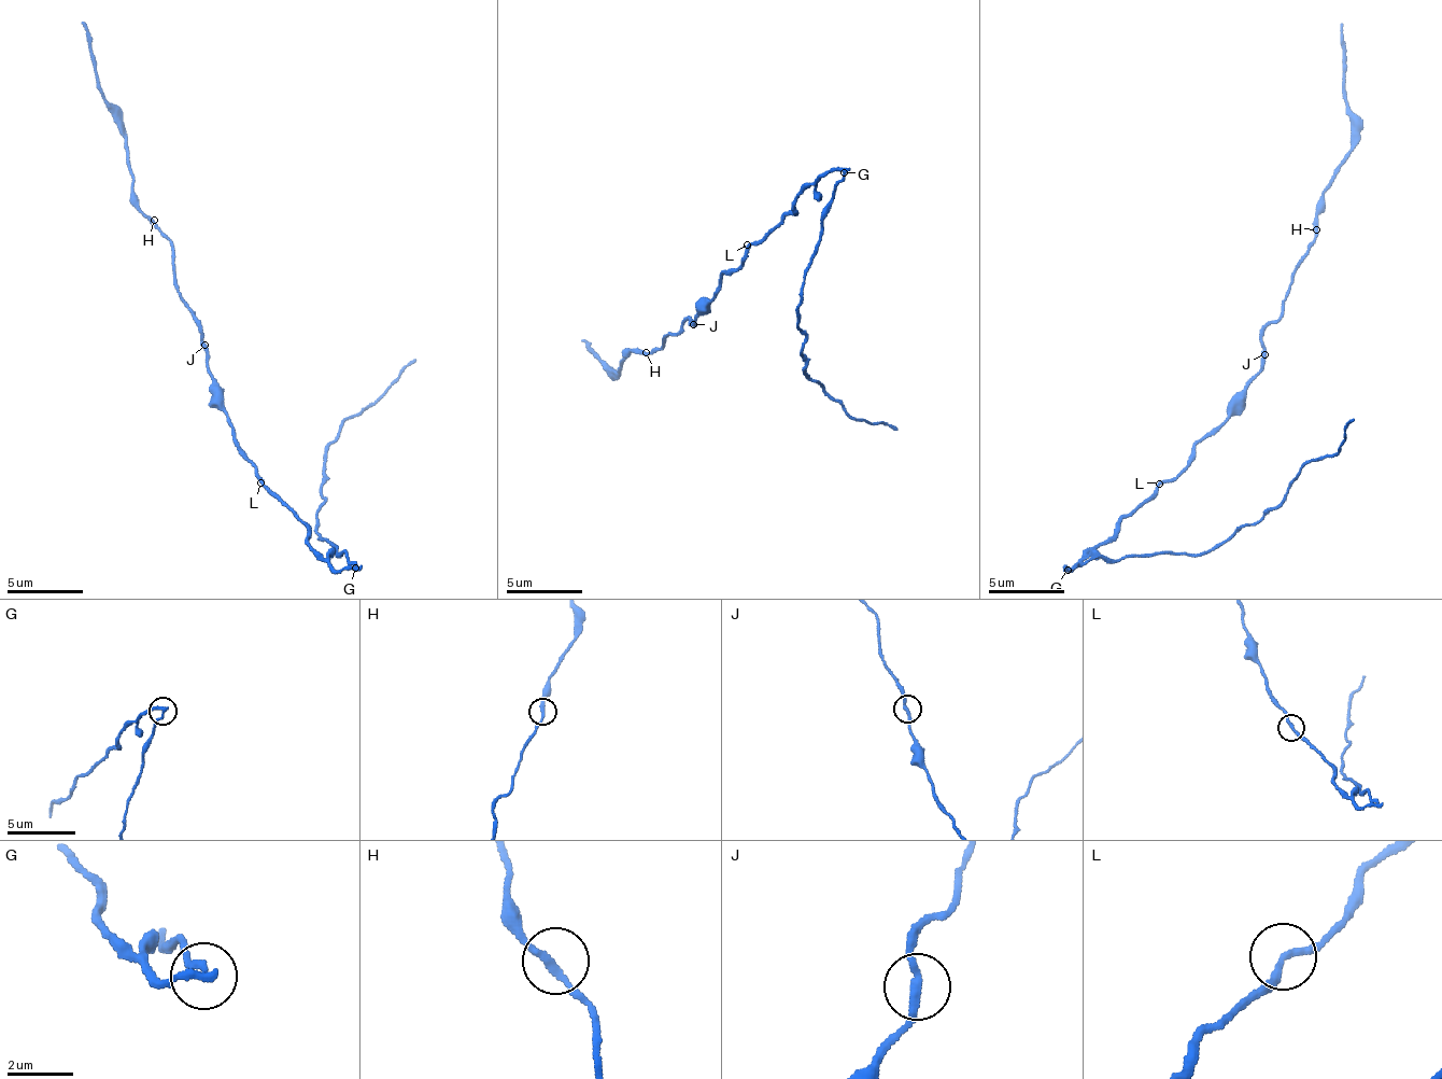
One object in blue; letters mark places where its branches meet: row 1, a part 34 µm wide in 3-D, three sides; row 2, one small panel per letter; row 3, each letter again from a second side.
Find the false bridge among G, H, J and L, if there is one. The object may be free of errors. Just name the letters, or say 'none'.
G

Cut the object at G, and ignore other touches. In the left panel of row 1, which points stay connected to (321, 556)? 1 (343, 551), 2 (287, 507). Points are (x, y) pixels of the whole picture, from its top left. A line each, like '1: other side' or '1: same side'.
1: other side
2: same side

